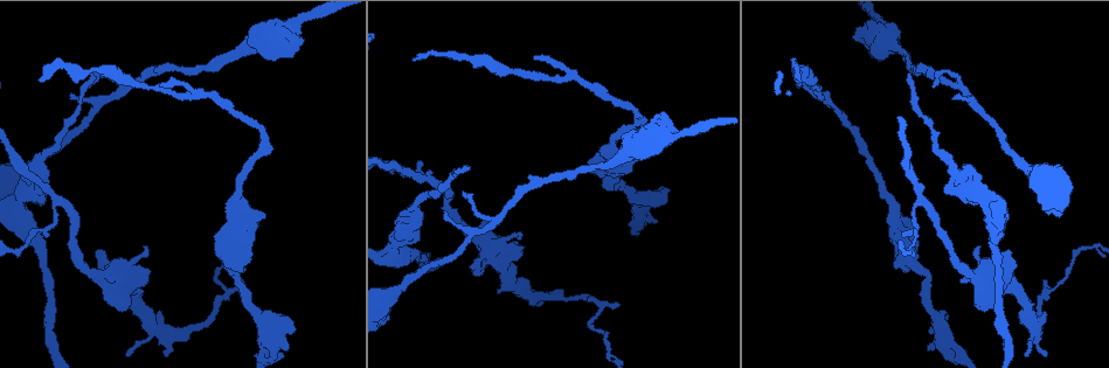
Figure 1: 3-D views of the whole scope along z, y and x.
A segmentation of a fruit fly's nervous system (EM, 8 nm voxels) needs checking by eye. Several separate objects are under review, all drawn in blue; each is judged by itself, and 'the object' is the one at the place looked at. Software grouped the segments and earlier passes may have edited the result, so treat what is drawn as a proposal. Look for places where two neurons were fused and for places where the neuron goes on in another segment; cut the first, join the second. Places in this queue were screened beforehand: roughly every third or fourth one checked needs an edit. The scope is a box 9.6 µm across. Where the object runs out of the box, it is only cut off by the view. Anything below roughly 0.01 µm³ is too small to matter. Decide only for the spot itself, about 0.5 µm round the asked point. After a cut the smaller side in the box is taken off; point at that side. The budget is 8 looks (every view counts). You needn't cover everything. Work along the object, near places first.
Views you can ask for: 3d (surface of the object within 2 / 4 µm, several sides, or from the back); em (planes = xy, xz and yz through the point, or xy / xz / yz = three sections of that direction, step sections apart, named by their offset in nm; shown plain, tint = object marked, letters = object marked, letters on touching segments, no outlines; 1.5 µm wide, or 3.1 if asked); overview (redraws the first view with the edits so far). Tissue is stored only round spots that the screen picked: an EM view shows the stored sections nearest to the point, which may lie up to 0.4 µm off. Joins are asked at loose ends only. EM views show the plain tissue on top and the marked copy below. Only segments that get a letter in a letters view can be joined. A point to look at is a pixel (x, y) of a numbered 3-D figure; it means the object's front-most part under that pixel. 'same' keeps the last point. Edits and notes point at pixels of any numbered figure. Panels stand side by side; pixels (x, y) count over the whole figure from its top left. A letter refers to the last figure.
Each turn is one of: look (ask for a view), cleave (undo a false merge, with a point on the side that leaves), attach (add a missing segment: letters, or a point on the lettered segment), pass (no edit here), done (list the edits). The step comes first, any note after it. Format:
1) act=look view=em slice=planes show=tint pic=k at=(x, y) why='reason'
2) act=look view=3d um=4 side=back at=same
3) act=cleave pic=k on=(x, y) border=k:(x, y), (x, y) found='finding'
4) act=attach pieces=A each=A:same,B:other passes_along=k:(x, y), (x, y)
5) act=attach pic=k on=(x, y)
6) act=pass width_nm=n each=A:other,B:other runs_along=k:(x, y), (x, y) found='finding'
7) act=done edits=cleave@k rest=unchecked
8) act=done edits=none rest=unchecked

act=look view=em slice=yz step=8 show=tint pic=1 at=(611, 178) why='thick turns thin'

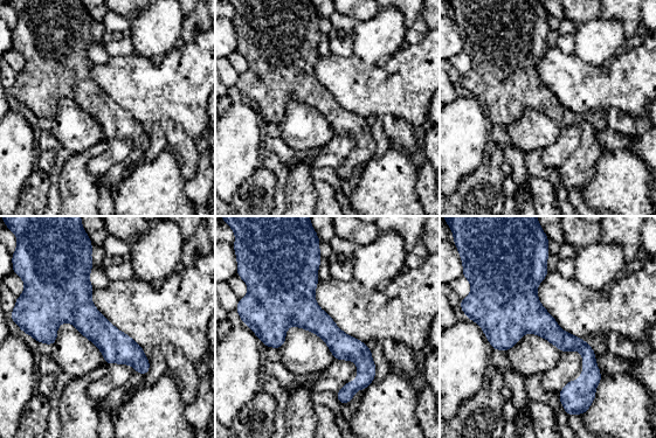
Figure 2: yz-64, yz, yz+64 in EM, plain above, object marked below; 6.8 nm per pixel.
act=look view=em slice=planes show=letters at=same why='another direction'

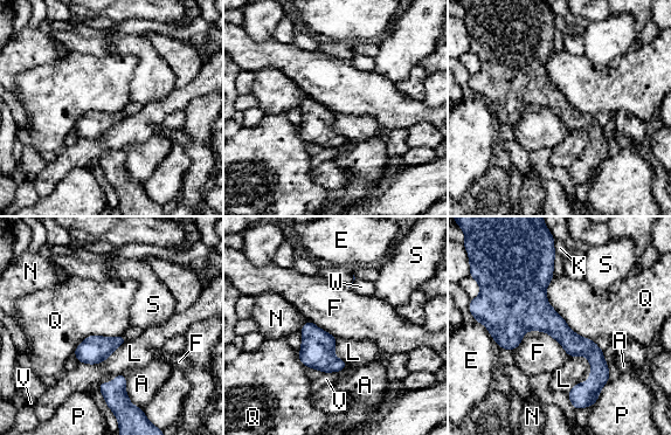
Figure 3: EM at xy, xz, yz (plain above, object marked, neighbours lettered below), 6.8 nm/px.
act=pass each=A:other,E:other,F:other,K:other,L:other,N:other,P:other,Q:other,S:other,V:other,W:other border=3:(552, 278), (548, 304), (594, 342) found='continuous, no second neuron'

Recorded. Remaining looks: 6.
act=look view=3d um=4 pic=1 at=(1010, 251)

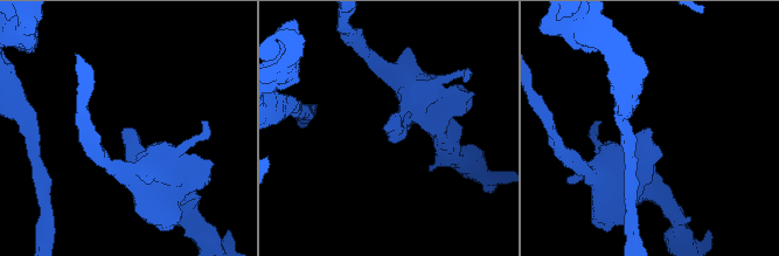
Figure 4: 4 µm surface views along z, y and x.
act=look view=em slice=planes show=tint pic=4 at=(126, 131) why='now the EM'

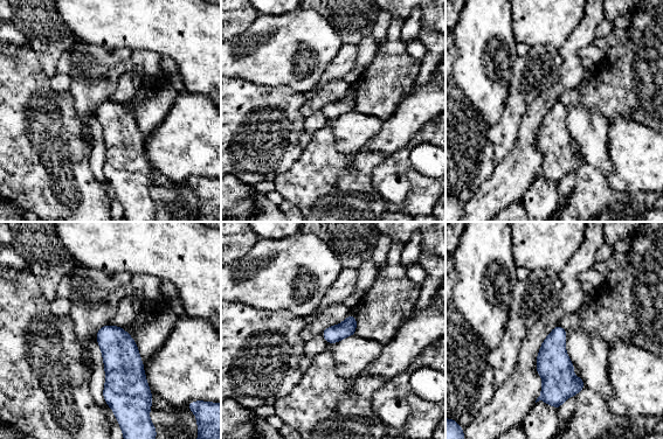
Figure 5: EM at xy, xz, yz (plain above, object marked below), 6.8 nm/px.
act=look view=em slice=planes show=letters at=same why='what lies round it'

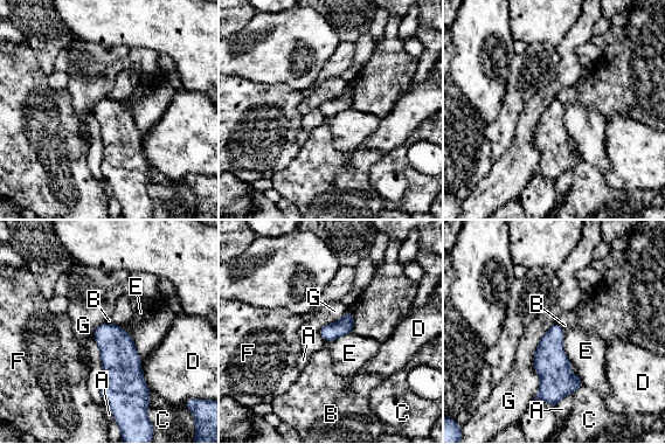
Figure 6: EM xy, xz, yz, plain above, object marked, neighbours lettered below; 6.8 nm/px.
act=pass each=A:other,B:other,C:other,D:other,E:other,F:other,G:other border=6:(555, 321), (534, 354), (532, 400) found='no lettered segment goes on from it'

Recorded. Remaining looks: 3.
act=look view=em slice=planes show=letters pic=1 at=(961, 86) why='arms part here'

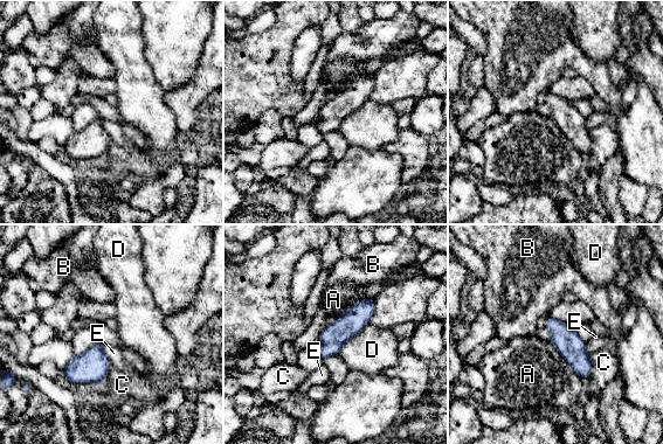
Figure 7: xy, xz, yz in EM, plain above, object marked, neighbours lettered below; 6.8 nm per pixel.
act=pass each=A:other,B:other,C:other,D:other,E:other border=7:(368, 323), (352, 335), (337, 354) found='continuous, no second neuron'

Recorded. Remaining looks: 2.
act=done edits=none rest=unchecked

